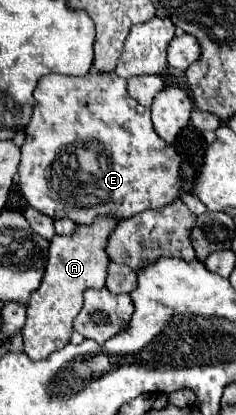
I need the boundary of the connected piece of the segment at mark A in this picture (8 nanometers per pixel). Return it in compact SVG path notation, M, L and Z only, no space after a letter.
M99 218L93 224L77 226L69 236L53 236L49 262L41 286L31 294L27 304L27 322L23 326L23 344L29 358L45 358L53 350L69 344L73 332L73 320L83 308L85 288L103 288L107 280L109 256L105 252L107 240L119 220Z

